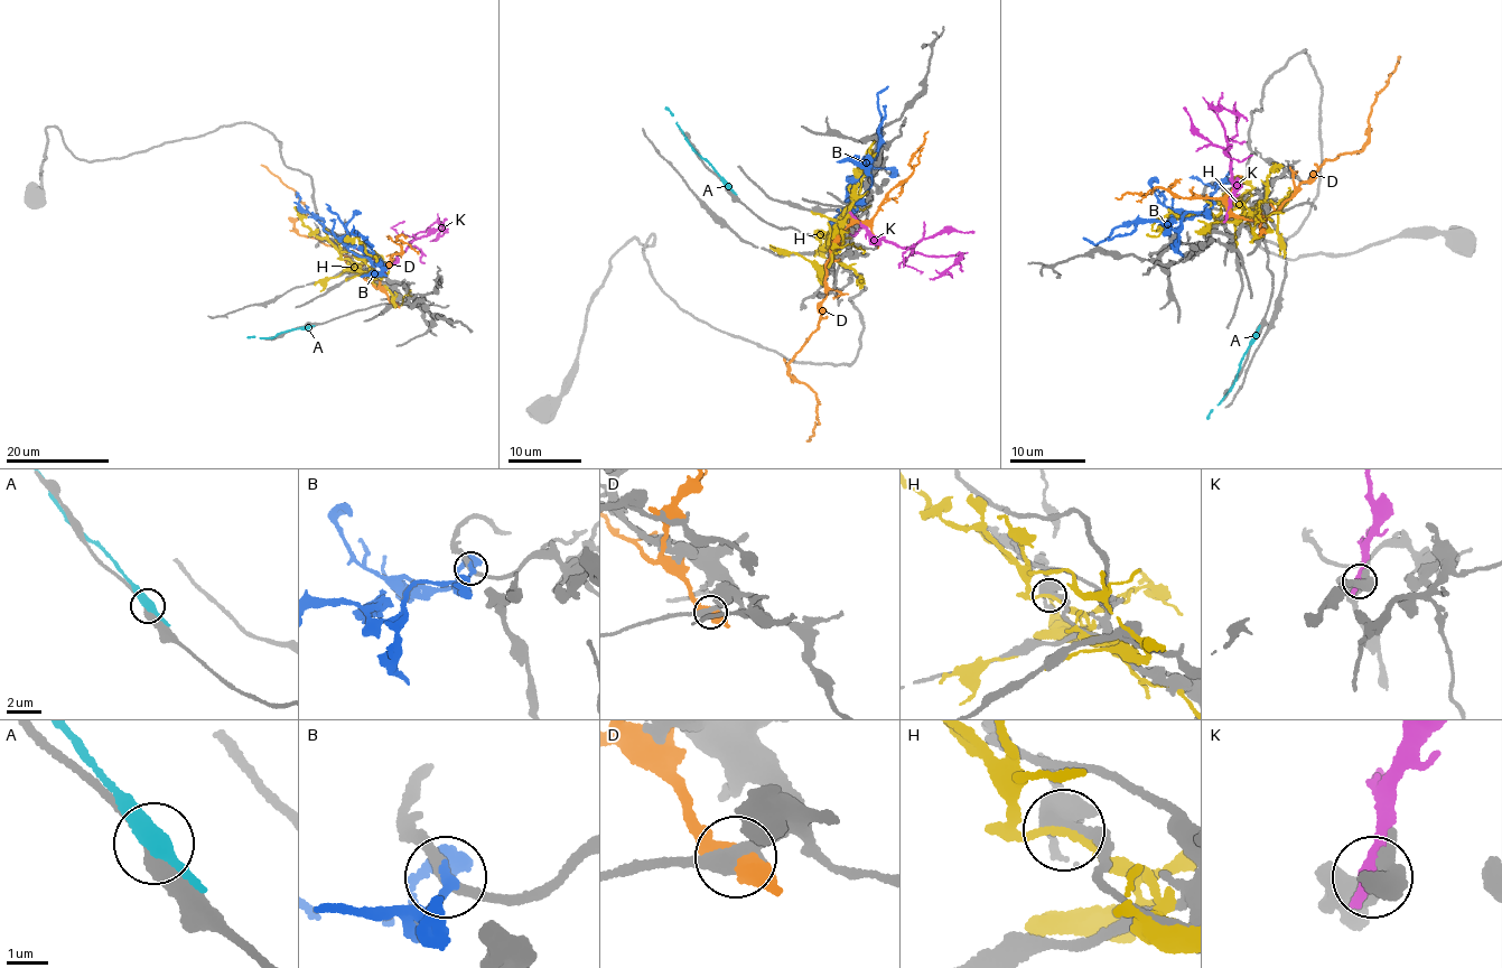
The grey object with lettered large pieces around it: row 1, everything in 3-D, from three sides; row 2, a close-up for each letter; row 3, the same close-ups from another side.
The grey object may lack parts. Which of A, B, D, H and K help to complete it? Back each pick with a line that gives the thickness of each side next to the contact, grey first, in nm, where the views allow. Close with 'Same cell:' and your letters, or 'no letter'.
B: 260/280 nm
Same cell: B

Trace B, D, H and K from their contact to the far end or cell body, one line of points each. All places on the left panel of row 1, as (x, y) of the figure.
B: (364, 253), (366, 257), (355, 254), (348, 249), (350, 244), (324, 230), (323, 221), (298, 204), (297, 192)
D: (393, 303), (343, 252), (298, 233), (294, 222), (307, 214), (307, 206), (294, 191), (260, 164)
H: (346, 259), (339, 257), (342, 252), (352, 250), (362, 258), (360, 242), (374, 257)
K: (382, 275), (383, 268), (406, 251), (418, 233), (437, 222), (444, 229), (430, 241)

